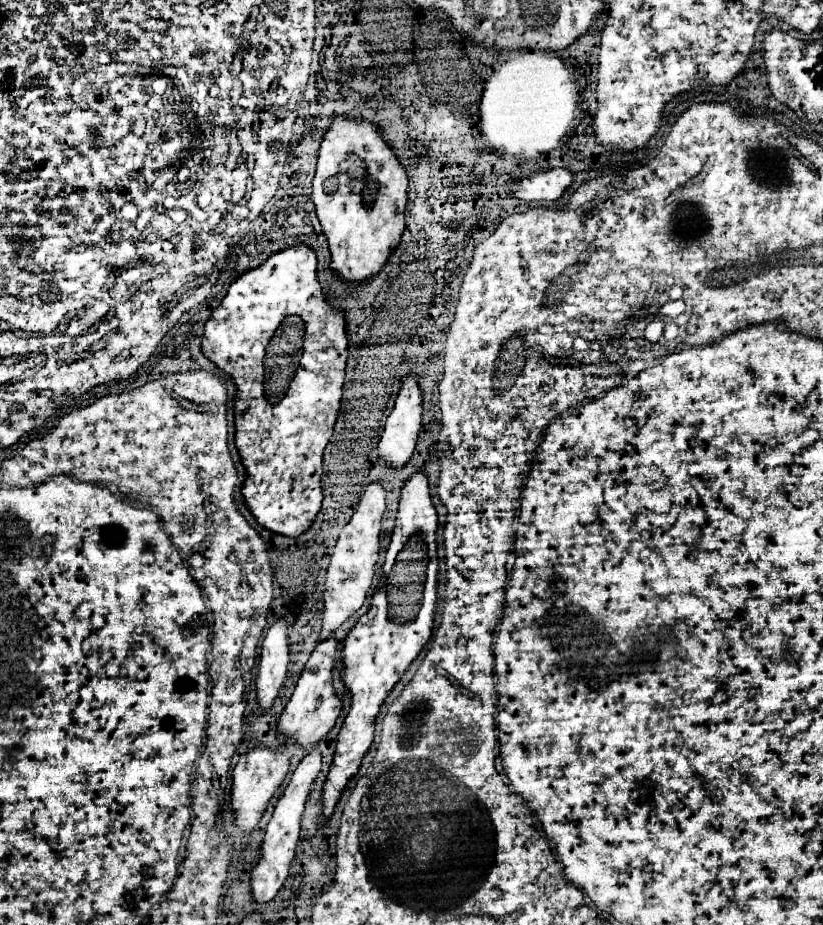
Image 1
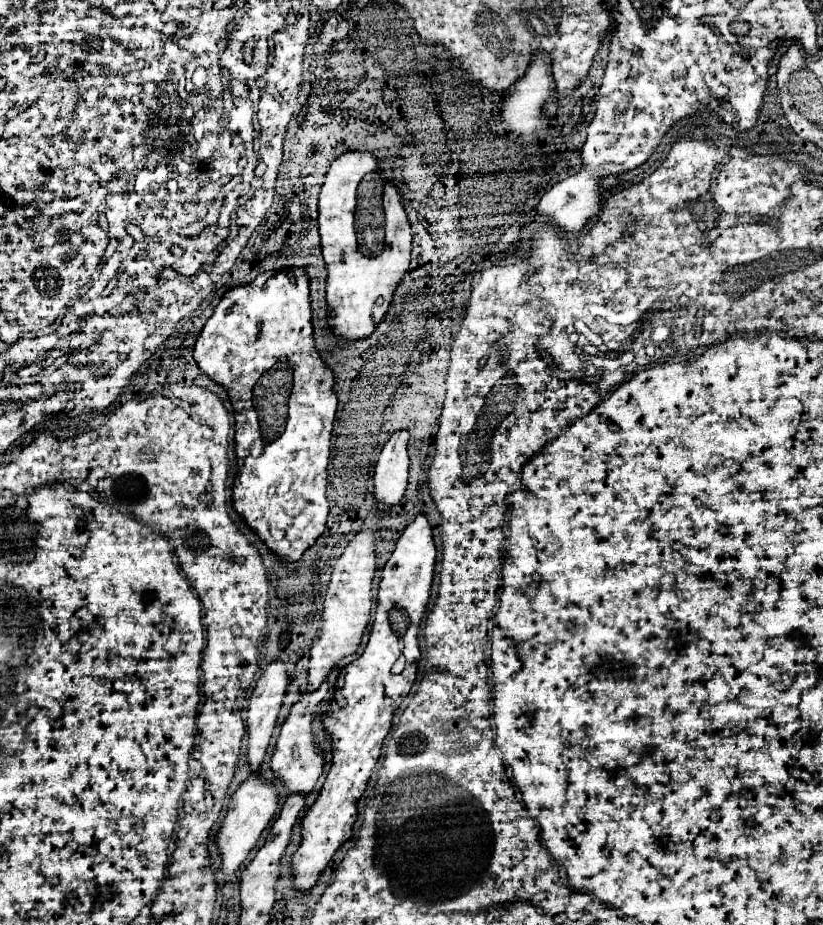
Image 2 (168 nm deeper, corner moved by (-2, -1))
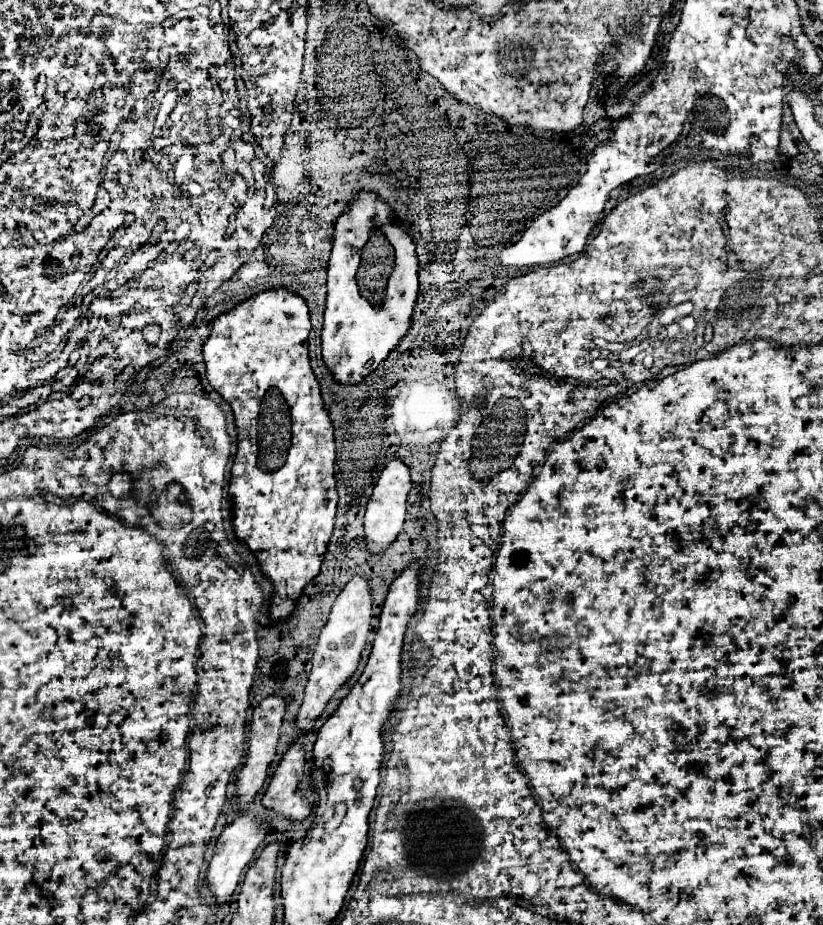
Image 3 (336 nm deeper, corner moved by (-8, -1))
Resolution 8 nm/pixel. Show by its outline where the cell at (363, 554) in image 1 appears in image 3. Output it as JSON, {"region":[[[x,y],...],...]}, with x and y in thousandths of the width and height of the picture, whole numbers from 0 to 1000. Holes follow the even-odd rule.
{"region":[[[431,622],[419,632],[419,637],[412,641],[409,650],[405,652],[400,671],[395,674],[388,695],[383,699],[380,721],[378,721],[378,728],[375,728],[375,734],[371,741],[371,756],[358,775],[358,786],[363,792],[373,792],[380,788],[383,777],[390,775],[397,760],[407,751],[407,747],[414,745],[422,738],[422,734],[431,728],[439,704],[443,699],[448,680],[451,680],[448,674],[451,674],[451,639],[448,639],[446,628],[439,622]]]}

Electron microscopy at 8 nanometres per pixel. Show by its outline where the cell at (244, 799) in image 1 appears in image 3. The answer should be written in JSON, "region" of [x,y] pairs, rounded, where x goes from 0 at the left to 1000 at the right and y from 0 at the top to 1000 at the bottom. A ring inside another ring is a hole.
{"region":[[[293,879],[281,892],[273,894],[273,898],[269,901],[269,905],[261,911],[259,929],[252,939],[252,959],[261,968],[261,978],[271,978],[278,974],[278,970],[283,968],[283,963],[293,950],[295,939],[307,931],[307,924],[320,907],[322,907],[322,898],[315,894],[315,888],[305,879]]]}

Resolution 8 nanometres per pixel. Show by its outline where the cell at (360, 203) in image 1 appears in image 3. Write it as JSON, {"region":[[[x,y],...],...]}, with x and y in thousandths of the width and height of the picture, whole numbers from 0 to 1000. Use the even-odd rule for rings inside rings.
{"region":[[[439,206],[436,211],[431,211],[431,215],[424,219],[424,228],[419,228],[409,241],[407,241],[407,256],[405,256],[405,271],[402,271],[402,280],[400,280],[400,291],[397,291],[397,328],[395,328],[395,347],[392,347],[392,358],[390,358],[390,382],[392,382],[392,390],[397,395],[397,399],[402,401],[405,410],[414,416],[434,416],[439,414],[448,403],[453,403],[470,386],[473,382],[487,371],[487,366],[495,362],[495,358],[499,356],[499,343],[504,336],[504,325],[507,325],[507,278],[504,278],[504,265],[499,261],[499,256],[490,250],[490,245],[482,243],[482,237],[478,237],[475,226],[453,209]]]}

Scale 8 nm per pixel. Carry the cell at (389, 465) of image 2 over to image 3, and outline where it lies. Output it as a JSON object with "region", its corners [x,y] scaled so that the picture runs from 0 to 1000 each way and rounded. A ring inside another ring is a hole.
{"region":[[[475,496],[473,503],[465,507],[451,539],[446,544],[446,552],[443,552],[443,563],[441,563],[441,572],[443,572],[443,587],[446,594],[451,598],[465,598],[487,576],[487,570],[492,565],[492,542],[495,542],[495,533],[499,529],[499,514],[497,514],[497,505],[487,498],[487,496]]]}

